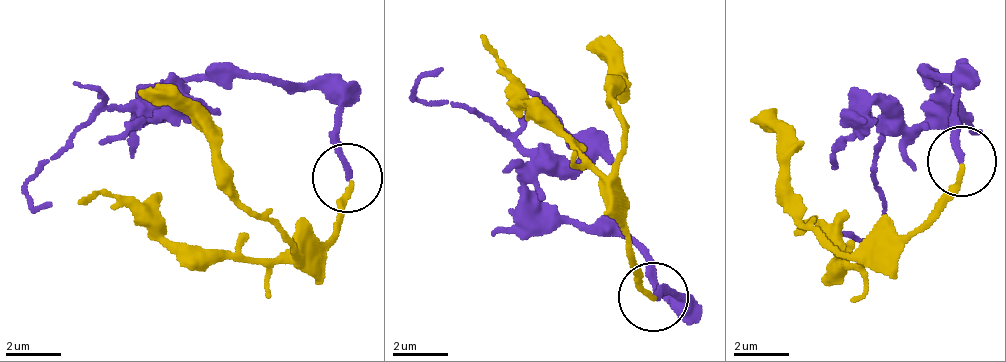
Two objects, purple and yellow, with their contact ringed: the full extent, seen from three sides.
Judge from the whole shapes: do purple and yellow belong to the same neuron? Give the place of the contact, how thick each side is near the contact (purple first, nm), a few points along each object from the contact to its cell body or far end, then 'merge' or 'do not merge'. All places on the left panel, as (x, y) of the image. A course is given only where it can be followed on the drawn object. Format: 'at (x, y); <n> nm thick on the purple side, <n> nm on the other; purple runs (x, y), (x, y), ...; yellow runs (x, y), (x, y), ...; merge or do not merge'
at (347, 177); 200 nm thick on the purple side, 190 nm on the other; purple runs (345, 175), (314, 86), (190, 77), (73, 132), (24, 188), (49, 204); yellow runs (351, 182), (330, 239), (291, 251), (235, 199), (217, 136), (137, 92); merge

